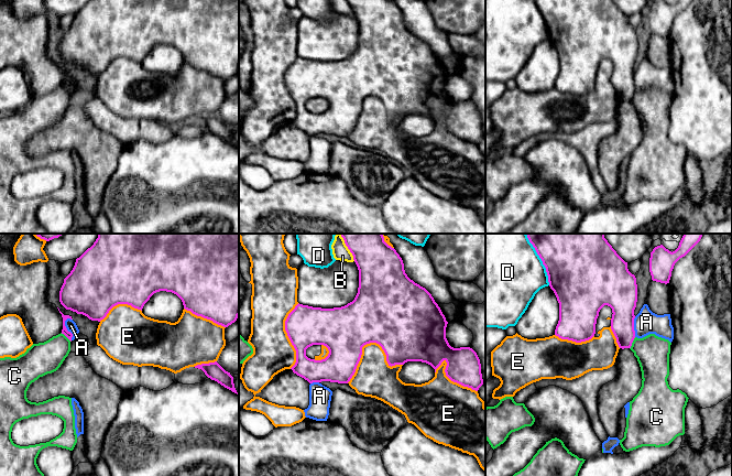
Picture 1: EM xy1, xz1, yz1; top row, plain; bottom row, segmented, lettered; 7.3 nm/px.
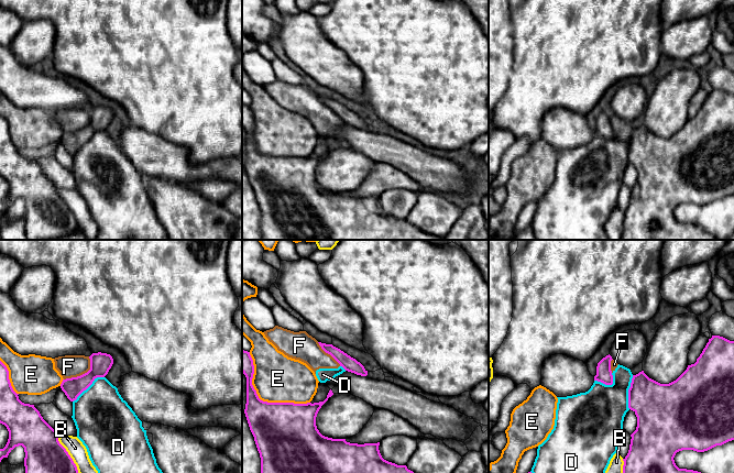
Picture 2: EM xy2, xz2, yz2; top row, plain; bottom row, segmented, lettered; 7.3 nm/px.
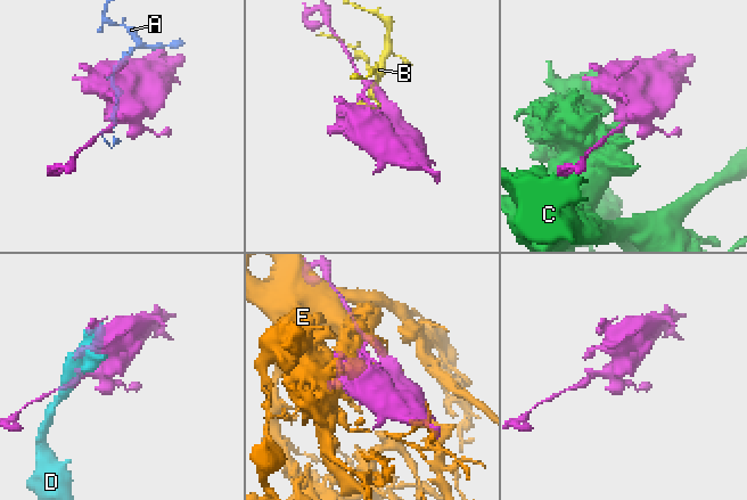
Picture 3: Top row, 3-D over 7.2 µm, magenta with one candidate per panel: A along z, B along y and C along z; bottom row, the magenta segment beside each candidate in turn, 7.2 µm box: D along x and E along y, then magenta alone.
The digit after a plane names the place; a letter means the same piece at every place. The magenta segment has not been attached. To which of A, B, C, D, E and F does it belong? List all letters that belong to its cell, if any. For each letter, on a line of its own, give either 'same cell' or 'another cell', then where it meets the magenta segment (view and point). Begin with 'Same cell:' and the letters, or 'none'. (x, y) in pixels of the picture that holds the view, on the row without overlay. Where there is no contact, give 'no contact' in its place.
Same cell: none
A: another cell; meets magenta in xy1 at (66, 82)
B: another cell; meets magenta in xy2 at (68, 208)
C: another cell; meets magenta in yz1 at (632, 95)
D: another cell; meets magenta in yz1 at (544, 18)
E: another cell; meets magenta in xz2 at (262, 154)
F: another cell; meets magenta in xy2 at (83, 128)

